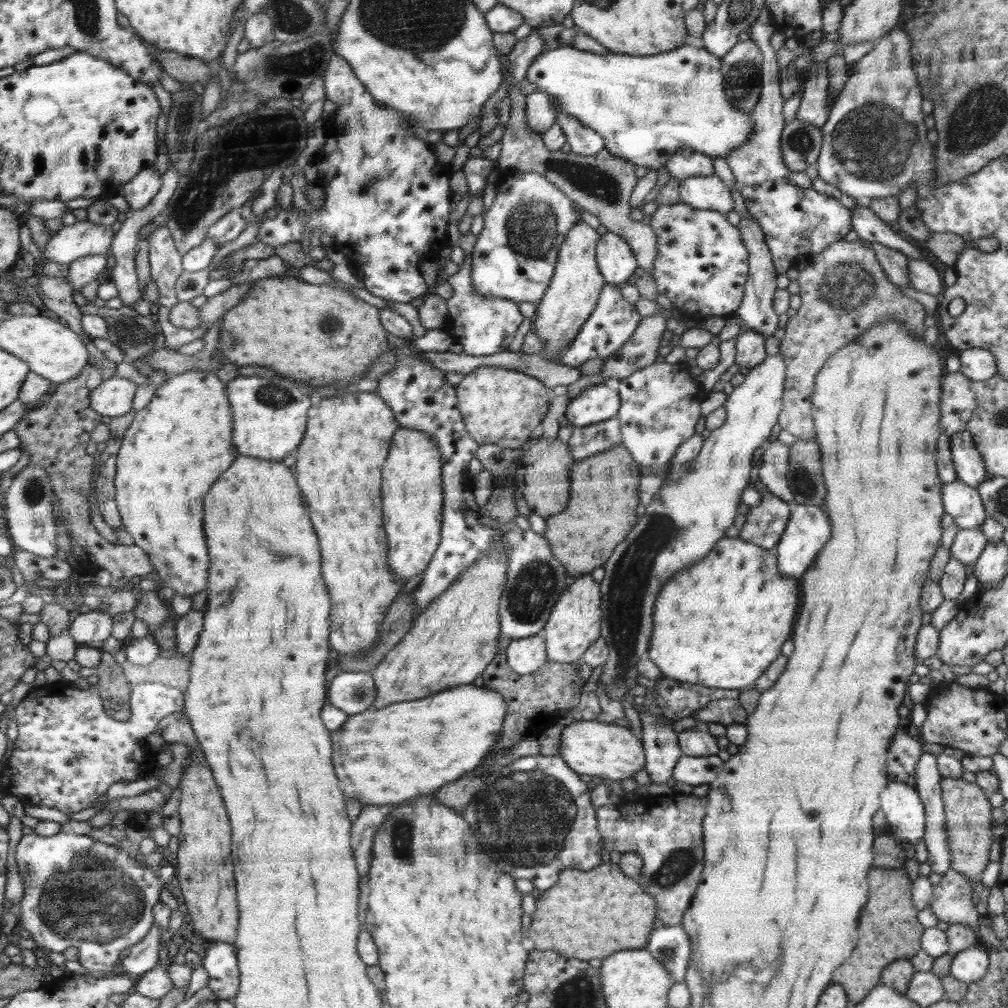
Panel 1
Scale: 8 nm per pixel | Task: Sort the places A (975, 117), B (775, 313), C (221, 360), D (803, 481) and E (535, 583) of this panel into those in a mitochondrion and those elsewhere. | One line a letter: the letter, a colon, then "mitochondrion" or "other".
A: mitochondrion
B: other
C: other
D: mitochondrion
E: mitochondrion

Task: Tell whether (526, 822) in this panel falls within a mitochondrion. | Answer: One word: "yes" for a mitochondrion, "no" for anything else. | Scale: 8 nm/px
yes

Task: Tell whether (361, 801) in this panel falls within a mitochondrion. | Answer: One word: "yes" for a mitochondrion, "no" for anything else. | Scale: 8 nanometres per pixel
no

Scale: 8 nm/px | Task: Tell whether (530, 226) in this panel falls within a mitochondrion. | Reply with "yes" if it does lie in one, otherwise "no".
yes

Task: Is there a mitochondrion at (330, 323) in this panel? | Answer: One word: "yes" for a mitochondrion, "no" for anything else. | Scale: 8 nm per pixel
yes

